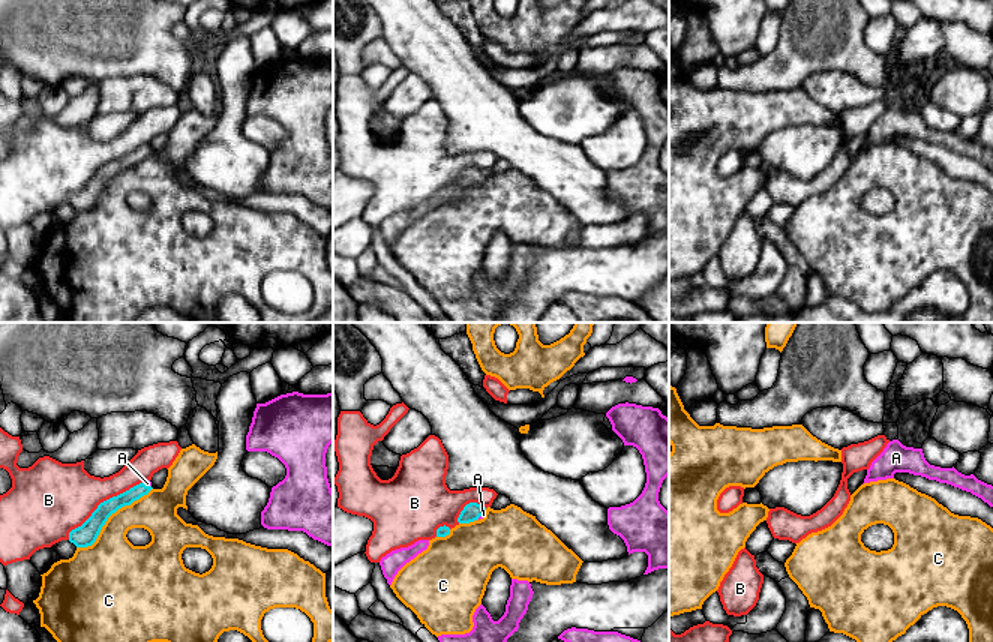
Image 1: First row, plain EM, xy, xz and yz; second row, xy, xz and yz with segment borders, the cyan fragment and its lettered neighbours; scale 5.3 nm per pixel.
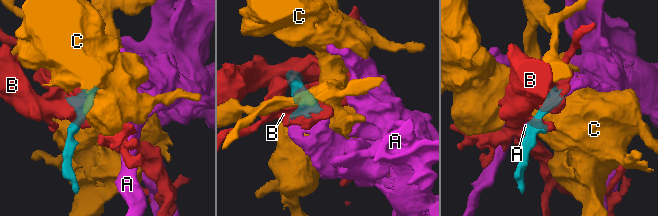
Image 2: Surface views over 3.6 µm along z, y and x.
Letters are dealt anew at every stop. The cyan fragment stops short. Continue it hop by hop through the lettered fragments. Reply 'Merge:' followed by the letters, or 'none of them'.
Merge: A

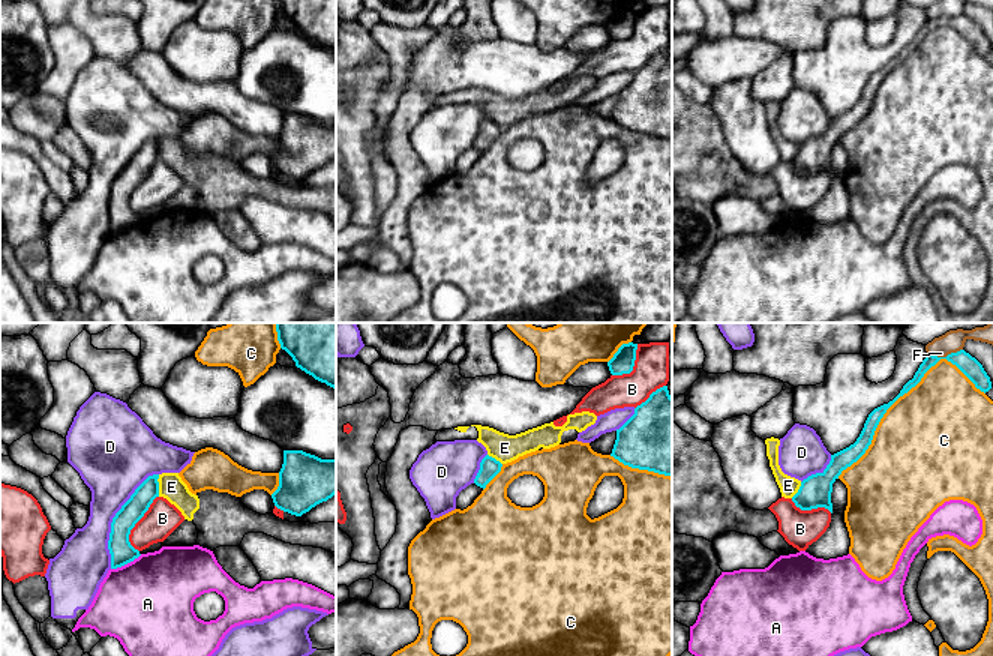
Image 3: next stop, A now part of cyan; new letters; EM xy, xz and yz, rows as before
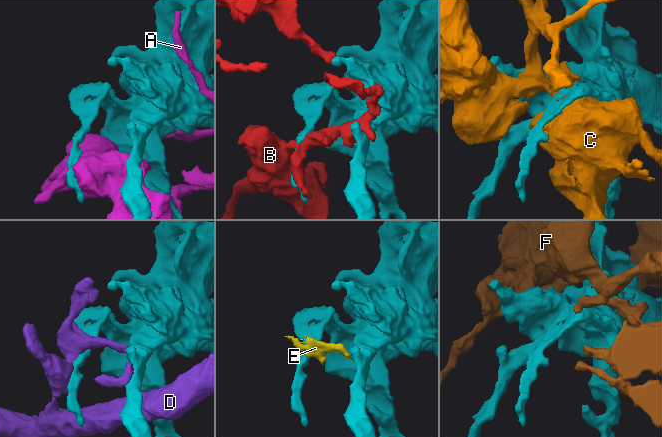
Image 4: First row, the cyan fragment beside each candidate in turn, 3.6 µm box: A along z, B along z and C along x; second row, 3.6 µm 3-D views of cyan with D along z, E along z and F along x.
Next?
Merge: none of them

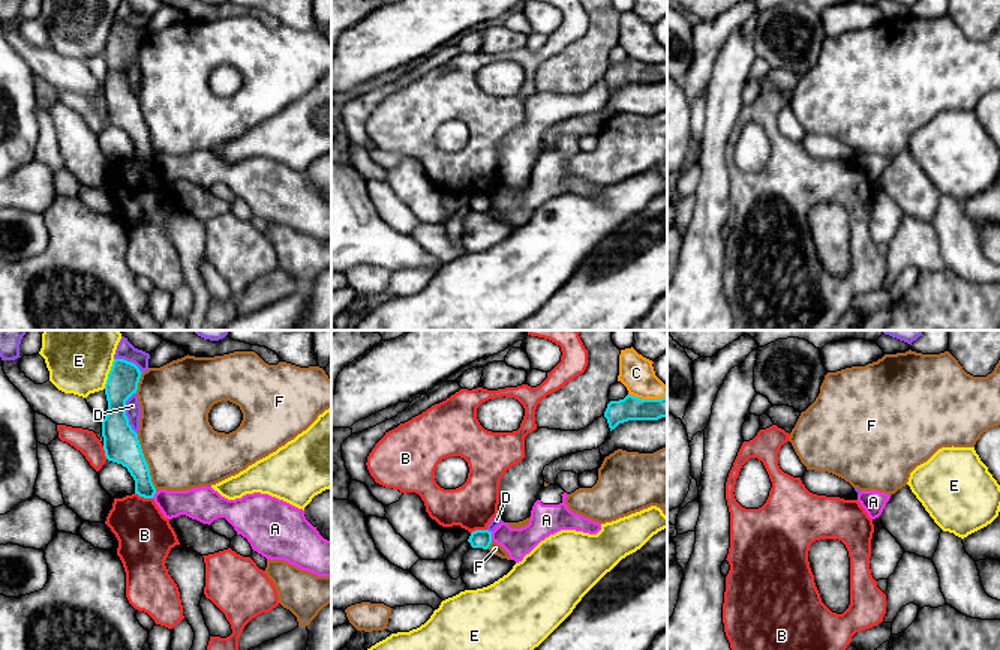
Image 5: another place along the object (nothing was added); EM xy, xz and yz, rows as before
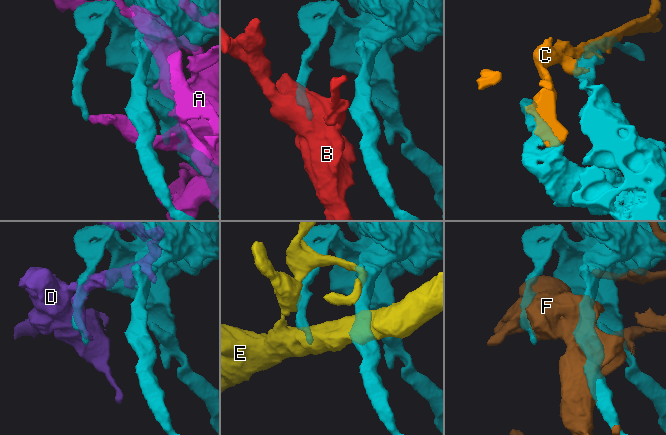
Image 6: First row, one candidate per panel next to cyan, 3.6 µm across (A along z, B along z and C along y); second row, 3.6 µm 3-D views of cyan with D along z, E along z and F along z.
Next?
Merge: none of them

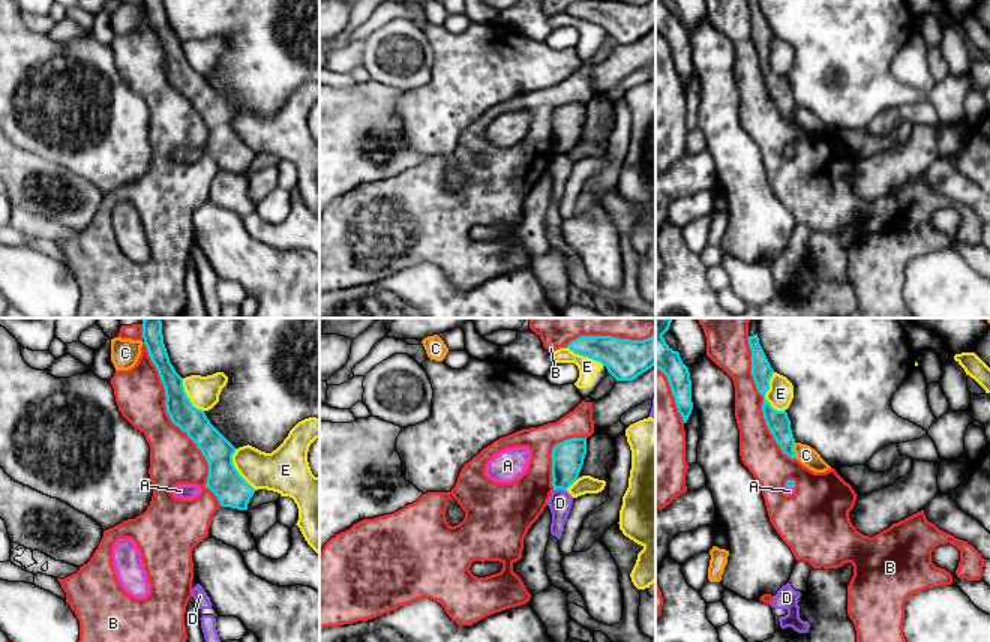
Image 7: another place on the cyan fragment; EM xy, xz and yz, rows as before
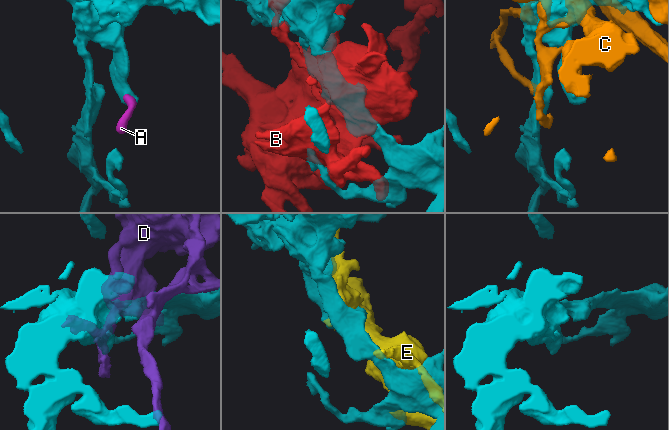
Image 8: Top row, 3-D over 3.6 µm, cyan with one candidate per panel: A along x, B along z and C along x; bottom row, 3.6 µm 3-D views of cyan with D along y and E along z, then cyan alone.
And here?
Merge: A

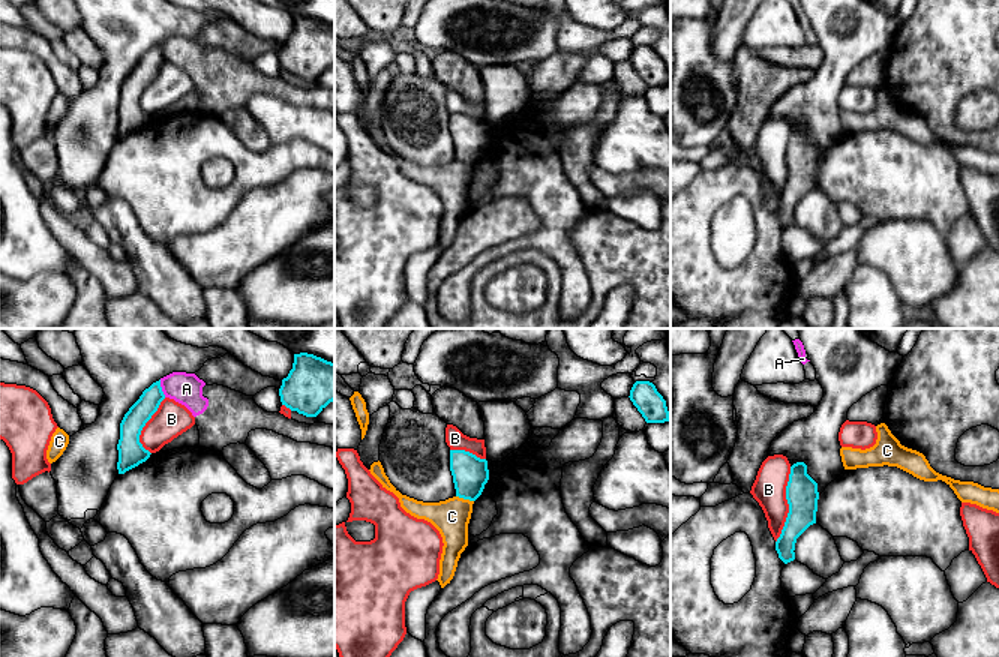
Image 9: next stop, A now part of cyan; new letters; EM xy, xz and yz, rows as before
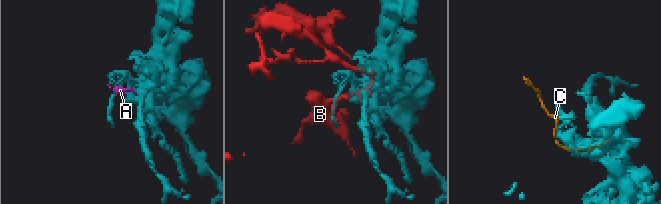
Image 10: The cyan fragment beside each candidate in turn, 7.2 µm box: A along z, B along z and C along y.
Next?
Merge: none of them

